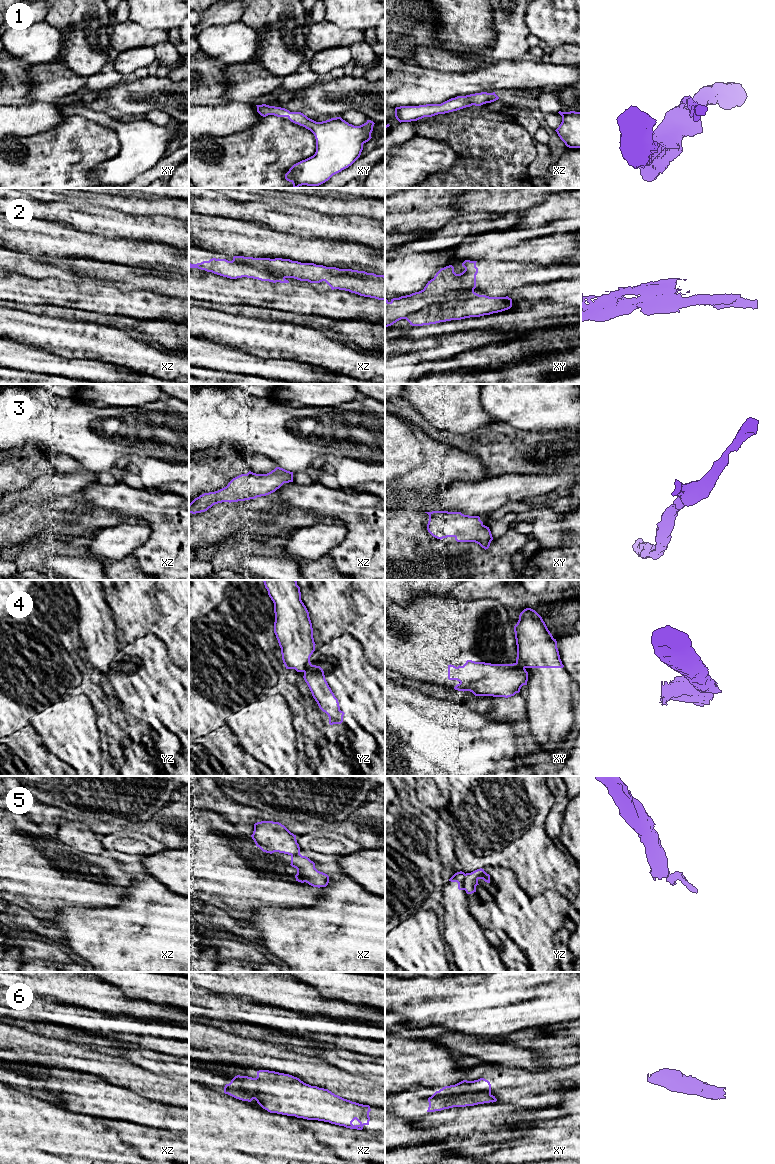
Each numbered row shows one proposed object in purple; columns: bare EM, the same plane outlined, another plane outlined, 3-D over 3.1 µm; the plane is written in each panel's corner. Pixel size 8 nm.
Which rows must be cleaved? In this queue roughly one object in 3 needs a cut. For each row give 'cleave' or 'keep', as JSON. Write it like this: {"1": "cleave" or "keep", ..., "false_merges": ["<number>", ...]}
{"1": "keep", "2": "cleave", "3": "keep", "4": "cleave", "5": "cleave", "6": "keep", "false_merges": ["2", "4", "5"]}

